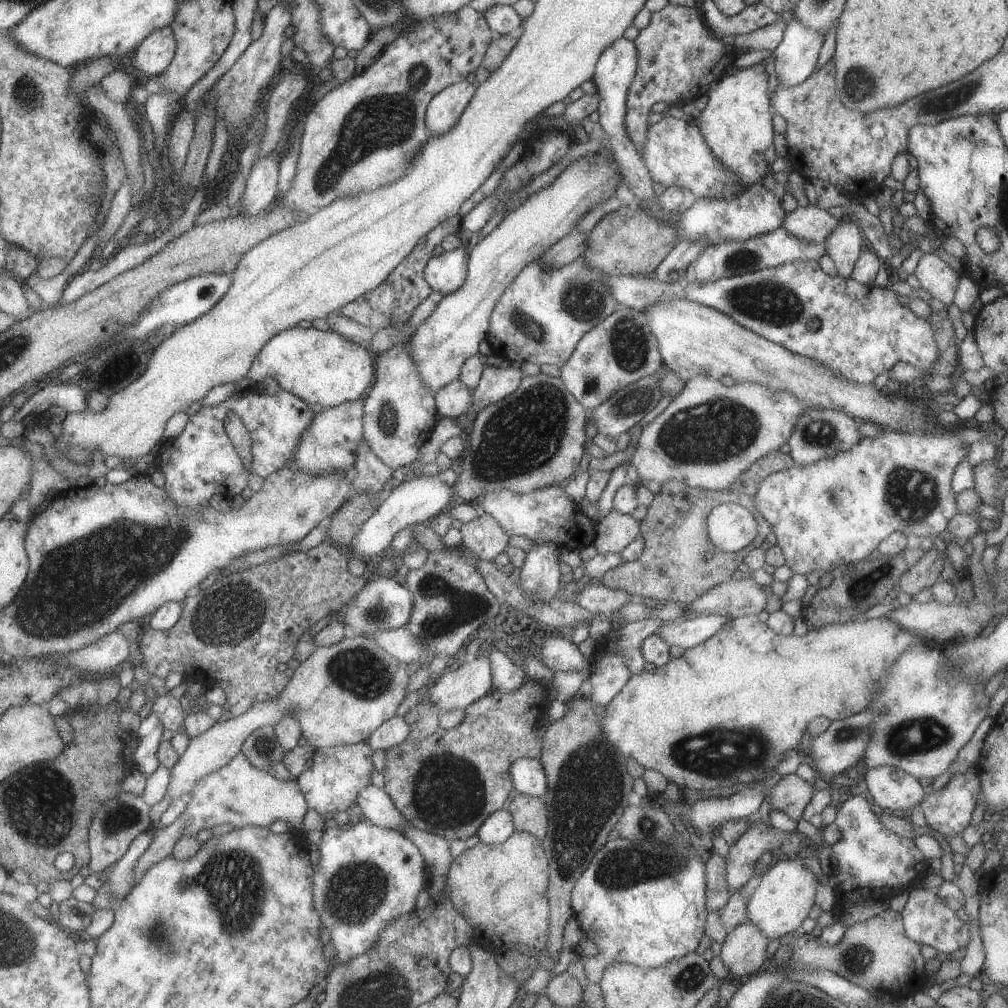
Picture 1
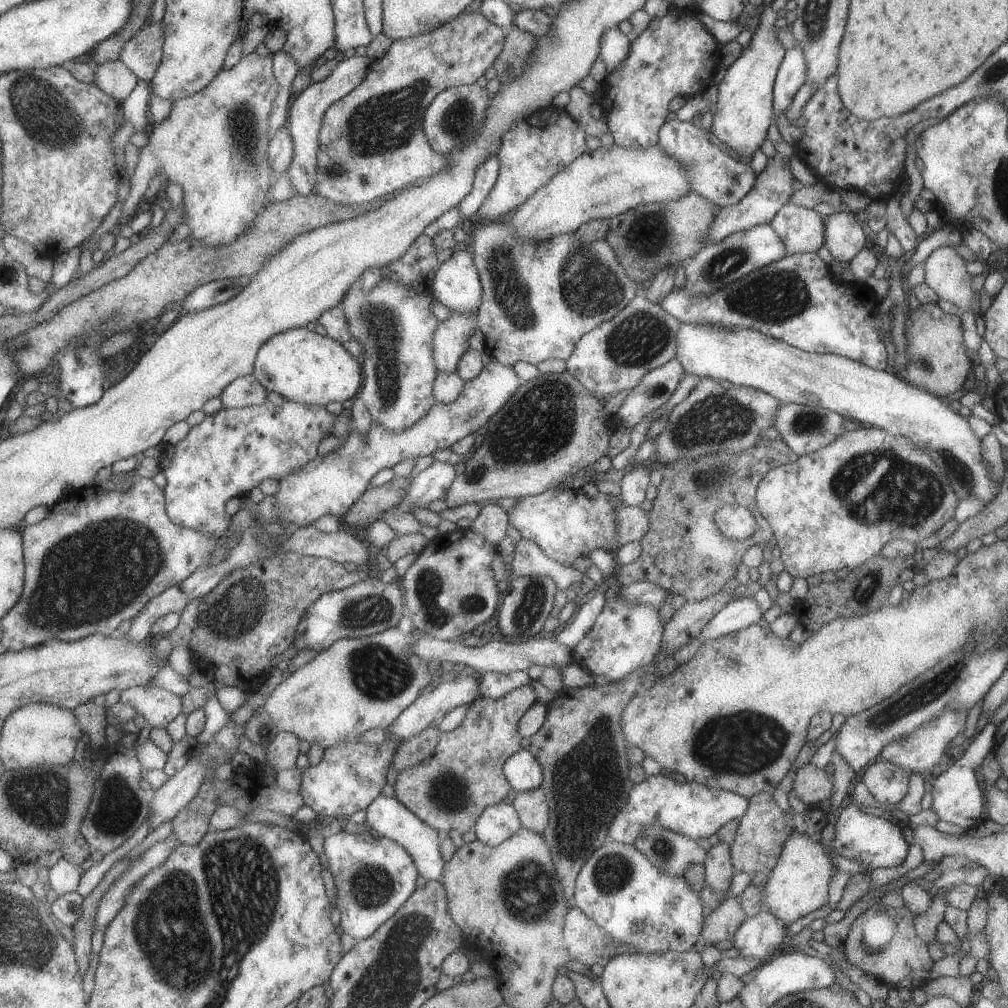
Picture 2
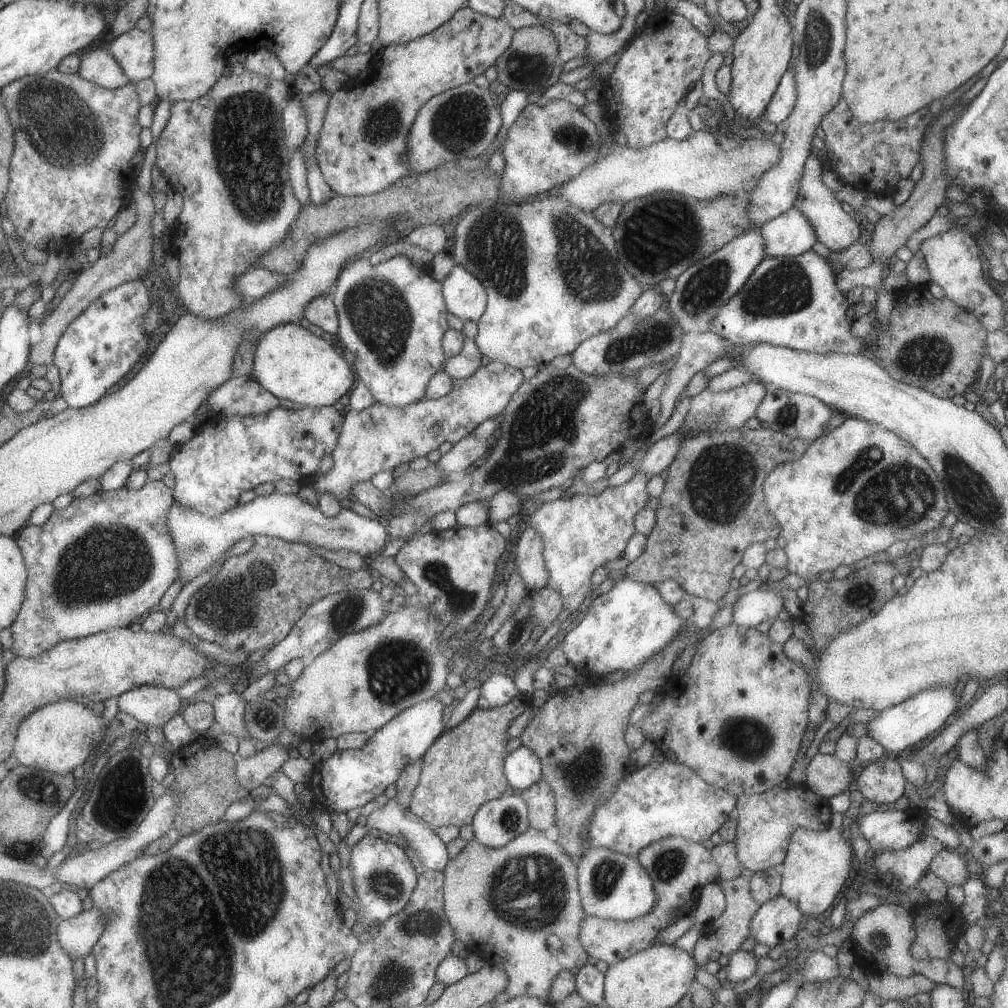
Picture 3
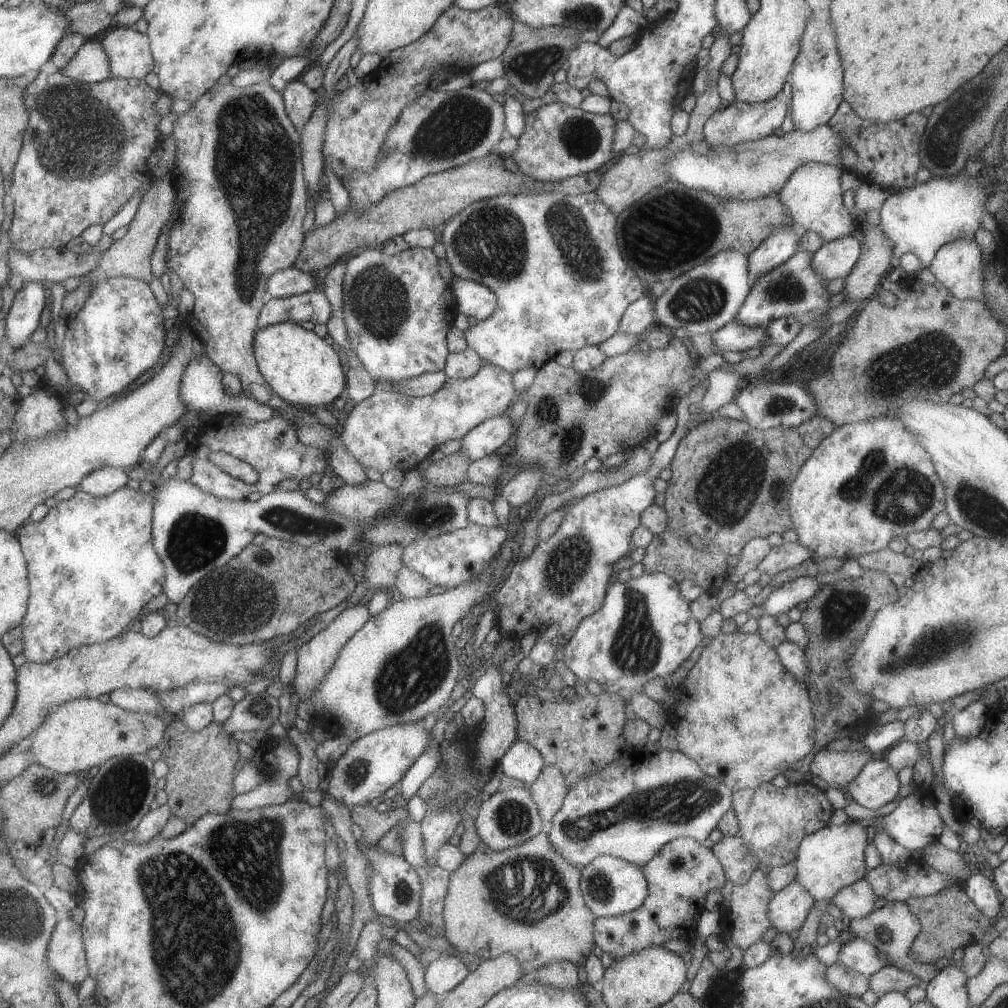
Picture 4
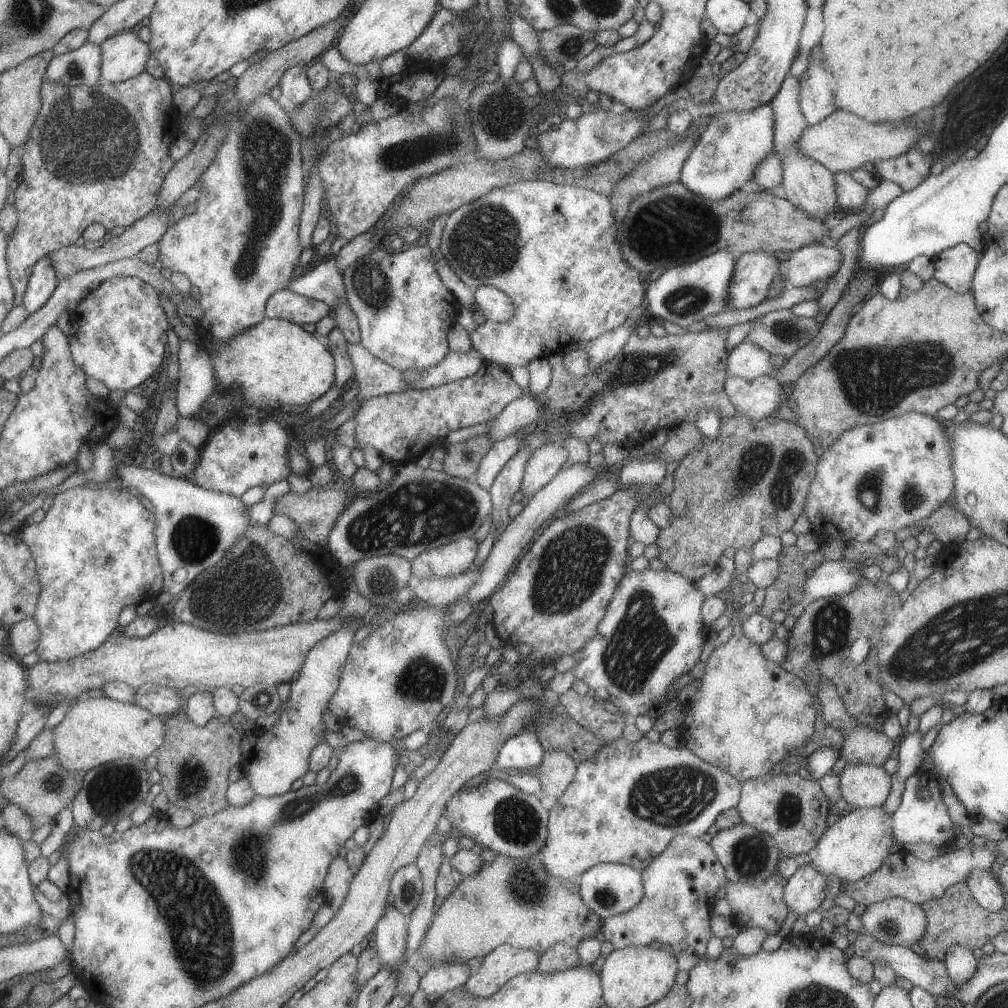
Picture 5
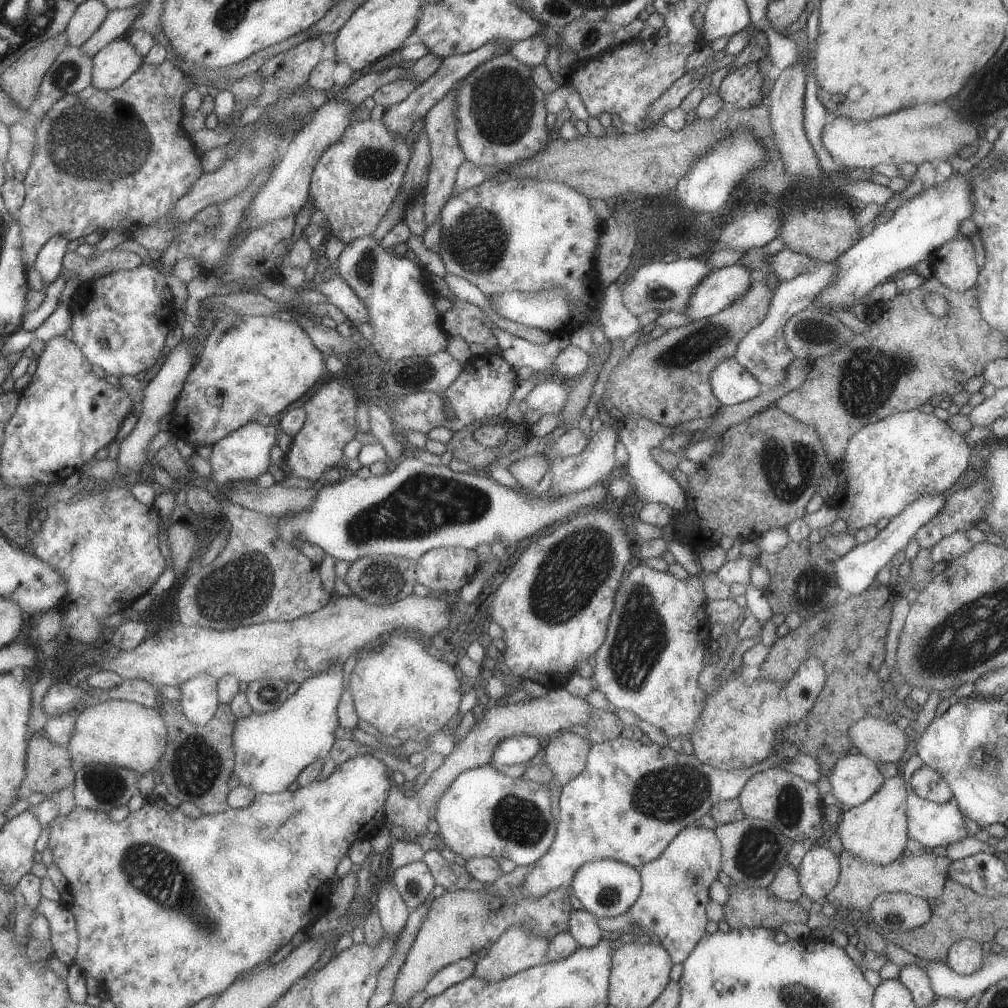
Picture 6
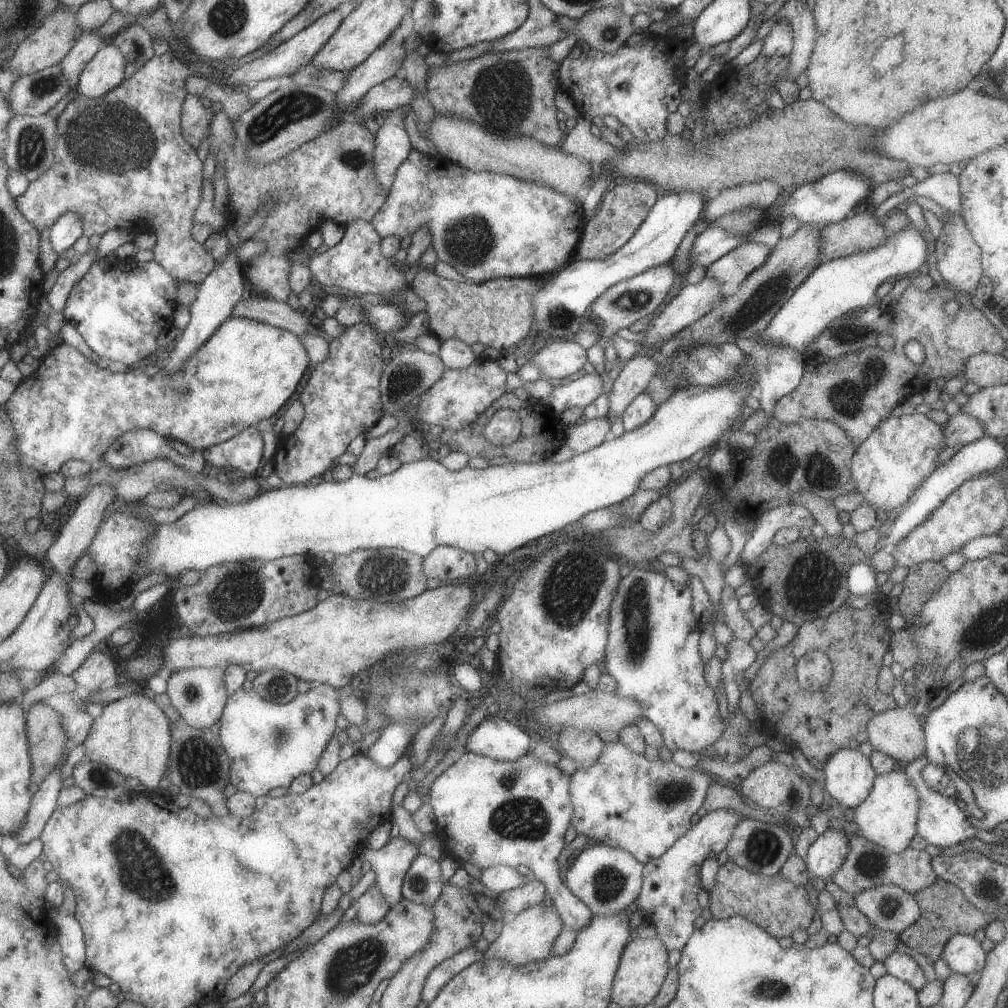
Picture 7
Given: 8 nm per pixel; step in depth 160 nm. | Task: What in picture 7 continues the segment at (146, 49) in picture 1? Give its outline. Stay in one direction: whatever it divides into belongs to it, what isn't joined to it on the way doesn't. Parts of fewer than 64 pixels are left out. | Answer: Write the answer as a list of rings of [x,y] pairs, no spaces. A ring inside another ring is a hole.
[[[105,41],[83,65],[78,76],[77,94],[88,99],[103,96],[124,79],[124,58],[121,51]]]

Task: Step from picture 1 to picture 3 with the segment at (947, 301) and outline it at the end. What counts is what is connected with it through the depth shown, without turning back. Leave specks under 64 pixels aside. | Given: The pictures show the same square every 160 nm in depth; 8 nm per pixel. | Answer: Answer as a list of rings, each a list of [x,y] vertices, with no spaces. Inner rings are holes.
[[[952,226],[946,232],[938,233],[920,242],[920,252],[926,262],[929,278],[952,303],[973,313],[974,317],[987,331],[1002,329],[1005,326],[1004,304],[1000,296],[983,278],[980,248],[975,244],[974,236],[969,235],[964,226]]]

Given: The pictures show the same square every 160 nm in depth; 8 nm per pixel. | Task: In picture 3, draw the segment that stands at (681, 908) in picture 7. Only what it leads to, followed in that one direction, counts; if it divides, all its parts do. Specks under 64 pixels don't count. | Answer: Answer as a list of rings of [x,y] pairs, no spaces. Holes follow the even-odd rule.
[[[665,837],[664,839],[655,841],[654,843],[648,844],[645,848],[642,848],[638,854],[637,854],[638,863],[645,869],[645,872],[649,875],[649,878],[652,882],[652,887],[654,890],[654,903],[653,906],[649,909],[649,912],[646,915],[637,917],[633,920],[628,921],[618,921],[618,920],[609,920],[609,919],[602,919],[599,917],[592,917],[591,915],[585,915],[584,918],[581,921],[580,927],[579,927],[579,940],[582,944],[582,947],[585,949],[585,952],[589,955],[595,958],[595,960],[603,960],[606,962],[607,965],[615,964],[617,961],[623,960],[624,958],[627,958],[628,956],[631,956],[632,954],[635,954],[636,952],[645,950],[646,948],[649,948],[650,946],[653,946],[656,943],[655,938],[657,938],[657,933],[660,930],[663,930],[666,926],[672,924],[673,921],[673,914],[676,910],[679,910],[685,902],[689,899],[694,900],[694,904],[688,909],[688,911],[685,911],[682,913],[683,915],[689,913],[691,910],[693,910],[693,906],[695,906],[695,900],[697,900],[698,892],[705,886],[706,884],[711,884],[717,882],[718,878],[718,866],[717,863],[713,860],[713,857],[711,856],[710,850],[705,849],[701,845],[701,843],[690,841],[687,839],[684,839],[683,837]]]

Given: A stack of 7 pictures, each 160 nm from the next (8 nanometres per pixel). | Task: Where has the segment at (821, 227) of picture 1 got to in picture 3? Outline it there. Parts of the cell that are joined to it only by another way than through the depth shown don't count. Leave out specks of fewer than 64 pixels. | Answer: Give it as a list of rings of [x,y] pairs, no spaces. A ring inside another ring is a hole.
[[[795,208],[759,226],[765,257],[792,257],[808,251],[816,240],[814,228]]]

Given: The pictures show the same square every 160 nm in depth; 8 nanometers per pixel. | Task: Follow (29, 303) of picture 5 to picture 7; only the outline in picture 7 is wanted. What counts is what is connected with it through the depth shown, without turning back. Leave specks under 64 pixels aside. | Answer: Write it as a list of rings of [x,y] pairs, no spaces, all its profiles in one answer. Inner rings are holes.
[[[62,212],[49,228],[49,242],[56,254],[69,248],[82,235],[82,220],[79,213]]]

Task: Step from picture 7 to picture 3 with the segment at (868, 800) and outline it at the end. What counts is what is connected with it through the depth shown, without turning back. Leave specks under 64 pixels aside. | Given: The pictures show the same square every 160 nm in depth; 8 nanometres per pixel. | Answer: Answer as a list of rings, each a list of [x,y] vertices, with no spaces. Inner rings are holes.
[[[799,827],[791,833],[789,844],[780,869],[780,894],[790,903],[795,905],[802,914],[810,917],[822,918],[827,915],[831,906],[839,899],[848,879],[854,874],[855,858],[850,845],[850,840],[843,829],[828,827],[824,831],[810,831]]]

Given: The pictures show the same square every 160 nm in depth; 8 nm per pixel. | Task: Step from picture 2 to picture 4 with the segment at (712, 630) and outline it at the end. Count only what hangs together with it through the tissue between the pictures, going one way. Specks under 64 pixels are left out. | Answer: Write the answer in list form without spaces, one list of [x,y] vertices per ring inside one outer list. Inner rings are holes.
[[[804,576],[783,583],[779,588],[773,589],[762,605],[757,608],[763,609],[762,614],[776,616],[781,612],[787,612],[789,608],[811,600],[815,593],[823,585],[812,576]]]

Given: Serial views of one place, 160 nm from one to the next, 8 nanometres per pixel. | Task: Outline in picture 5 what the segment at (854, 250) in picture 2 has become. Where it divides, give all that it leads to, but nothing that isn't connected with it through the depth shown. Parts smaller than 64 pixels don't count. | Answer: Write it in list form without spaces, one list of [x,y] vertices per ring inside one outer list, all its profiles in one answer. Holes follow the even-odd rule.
[[[787,74],[781,86],[770,100],[773,113],[773,146],[782,163],[782,181],[779,194],[793,206],[805,211],[807,216],[814,219],[828,219],[833,222],[837,209],[835,183],[832,172],[829,172],[821,163],[805,156],[797,146],[798,138],[808,125],[800,109],[800,84],[796,77]]]

